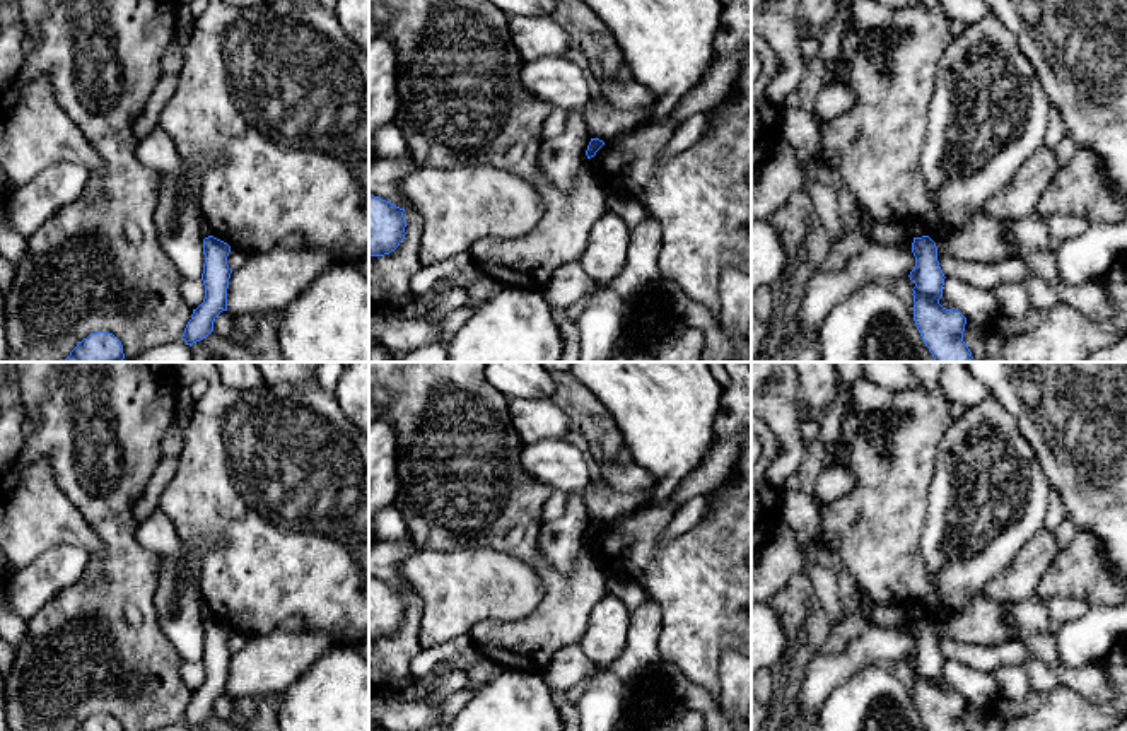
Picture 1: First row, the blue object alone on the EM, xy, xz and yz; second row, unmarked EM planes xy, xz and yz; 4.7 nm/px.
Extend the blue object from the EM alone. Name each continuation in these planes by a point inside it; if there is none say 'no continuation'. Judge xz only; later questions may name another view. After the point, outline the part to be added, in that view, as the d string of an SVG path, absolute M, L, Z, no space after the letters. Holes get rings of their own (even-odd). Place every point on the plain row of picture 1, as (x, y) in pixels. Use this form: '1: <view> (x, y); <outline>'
no continuation

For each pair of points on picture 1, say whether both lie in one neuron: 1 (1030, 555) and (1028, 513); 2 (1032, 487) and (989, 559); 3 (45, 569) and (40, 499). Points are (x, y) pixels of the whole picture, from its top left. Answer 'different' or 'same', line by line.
1: different
2: same
3: different

